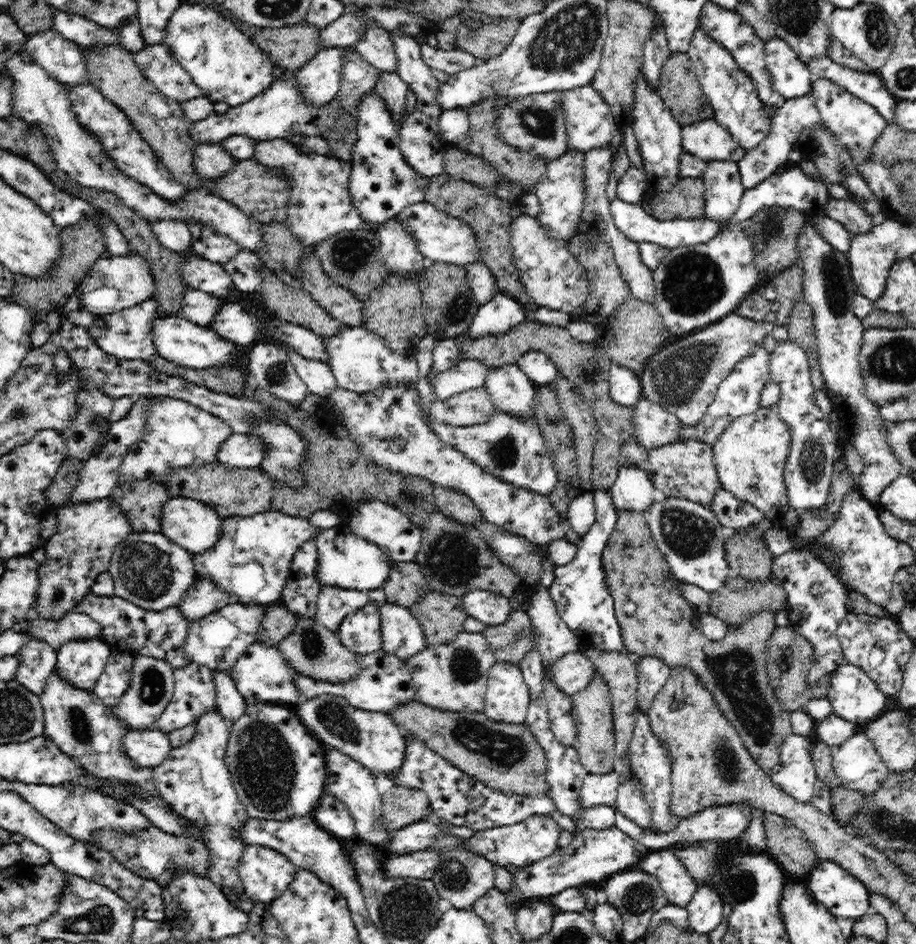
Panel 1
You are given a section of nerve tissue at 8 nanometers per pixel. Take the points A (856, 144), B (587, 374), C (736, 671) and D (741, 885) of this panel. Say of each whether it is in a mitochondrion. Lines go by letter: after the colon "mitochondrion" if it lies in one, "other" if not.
A: mitochondrion
B: mitochondrion
C: mitochondrion
D: mitochondrion

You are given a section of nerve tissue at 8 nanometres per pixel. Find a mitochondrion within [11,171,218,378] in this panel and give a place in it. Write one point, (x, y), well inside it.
(106, 276)

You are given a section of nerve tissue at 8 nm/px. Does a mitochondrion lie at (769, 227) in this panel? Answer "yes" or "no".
yes

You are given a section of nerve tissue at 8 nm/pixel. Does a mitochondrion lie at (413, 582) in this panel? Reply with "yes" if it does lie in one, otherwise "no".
yes

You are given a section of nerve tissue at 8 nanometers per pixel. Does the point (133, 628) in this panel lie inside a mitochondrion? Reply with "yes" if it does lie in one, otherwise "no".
no

